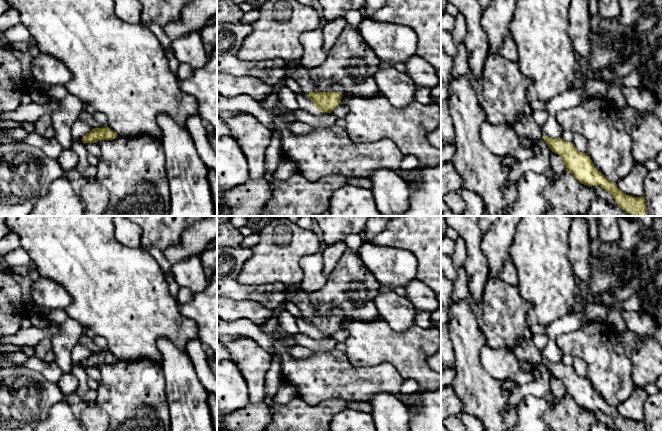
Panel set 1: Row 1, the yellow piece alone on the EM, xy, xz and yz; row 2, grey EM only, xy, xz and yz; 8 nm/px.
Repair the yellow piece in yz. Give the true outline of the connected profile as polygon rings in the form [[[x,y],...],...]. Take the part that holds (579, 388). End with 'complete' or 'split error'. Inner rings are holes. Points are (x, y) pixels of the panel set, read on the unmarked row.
[[[522,339],[514,350],[519,361],[525,361],[532,365],[543,363],[552,376],[558,378],[567,395],[582,408],[587,410],[598,409],[610,417],[618,431],[646,431],[645,422],[633,421],[623,417],[615,406],[608,404],[598,395],[587,377],[579,376],[572,366],[563,363],[552,363],[546,360],[541,351],[534,345],[532,340]]]; split error

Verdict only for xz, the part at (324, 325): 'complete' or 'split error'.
split error

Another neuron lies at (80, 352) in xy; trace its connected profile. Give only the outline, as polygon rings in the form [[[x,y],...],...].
[[[77,343],[71,352],[72,358],[72,374],[78,379],[78,387],[75,393],[83,397],[85,393],[89,390],[87,385],[88,376],[82,368],[82,362],[89,357],[93,352],[86,347],[84,344]]]

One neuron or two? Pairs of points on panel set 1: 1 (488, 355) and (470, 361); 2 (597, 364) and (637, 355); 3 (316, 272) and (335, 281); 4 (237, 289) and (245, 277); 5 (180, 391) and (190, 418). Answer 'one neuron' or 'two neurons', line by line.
1: two neurons
2: two neurons
3: two neurons
4: two neurons
5: one neuron

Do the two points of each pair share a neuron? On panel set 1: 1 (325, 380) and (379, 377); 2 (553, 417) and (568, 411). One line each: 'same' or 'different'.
1: same
2: same

